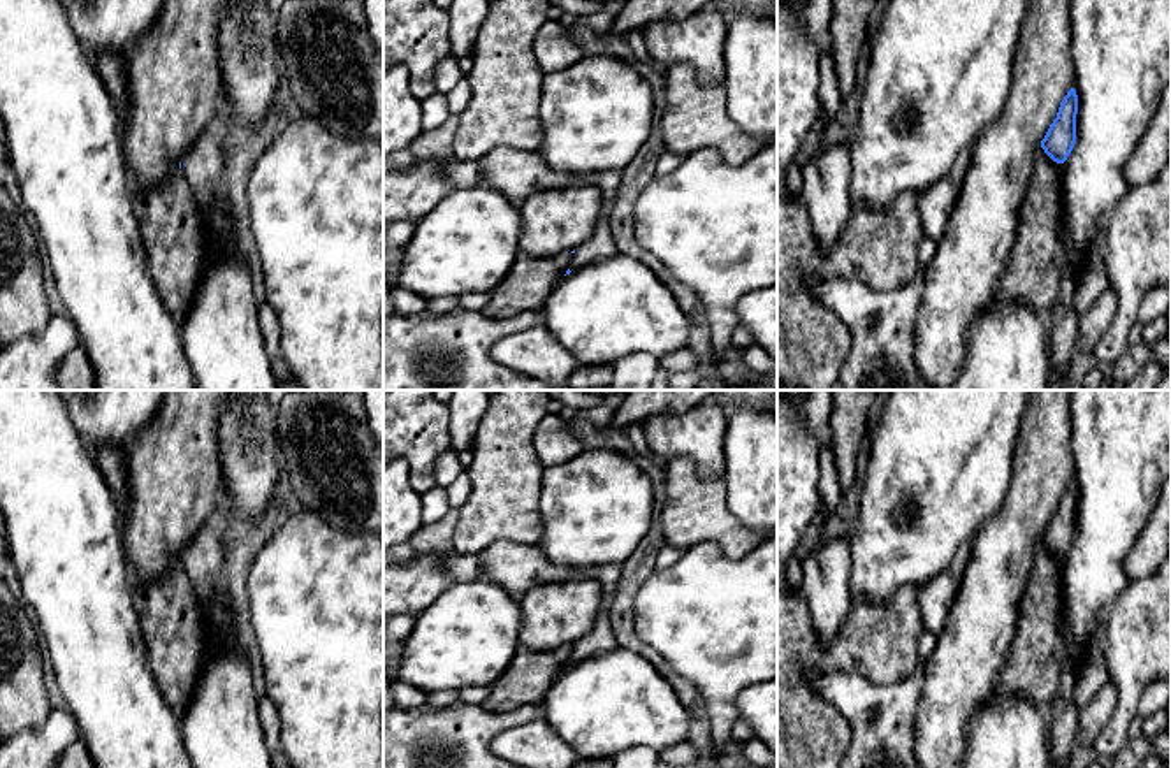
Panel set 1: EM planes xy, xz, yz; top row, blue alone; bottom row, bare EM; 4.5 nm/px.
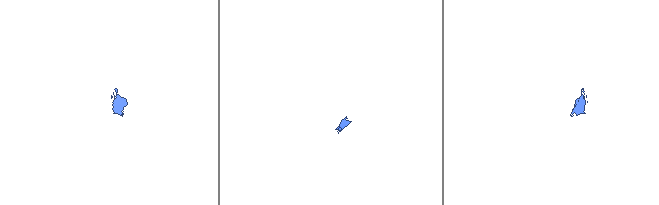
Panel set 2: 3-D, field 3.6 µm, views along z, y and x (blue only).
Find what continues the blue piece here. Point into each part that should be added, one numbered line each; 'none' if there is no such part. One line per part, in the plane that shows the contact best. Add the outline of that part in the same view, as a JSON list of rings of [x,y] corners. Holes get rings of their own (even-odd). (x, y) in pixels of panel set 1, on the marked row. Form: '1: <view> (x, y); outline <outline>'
1: xy (203, 166); outline [[[216,116],[181,160],[181,174],[200,206],[209,206],[223,192],[223,134],[225,123]]]

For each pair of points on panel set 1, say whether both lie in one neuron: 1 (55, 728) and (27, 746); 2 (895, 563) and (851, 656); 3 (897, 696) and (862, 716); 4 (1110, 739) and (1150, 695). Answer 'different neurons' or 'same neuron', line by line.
1: same neuron
2: different neurons
3: same neuron
4: different neurons

